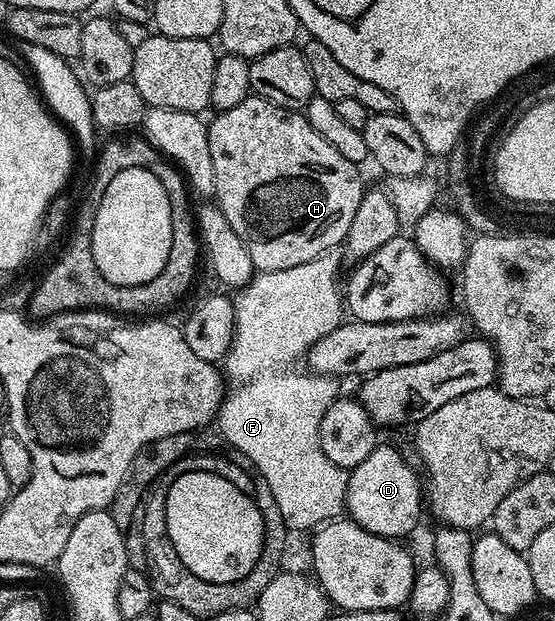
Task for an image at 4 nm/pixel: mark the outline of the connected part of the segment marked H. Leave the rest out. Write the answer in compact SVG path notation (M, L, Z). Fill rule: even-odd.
M247 97L216 117L208 123L211 164L215 164L215 198L231 228L251 252L254 267L261 272L295 268L295 264L318 258L324 250L340 247L349 234L351 220L355 220L363 193L358 163L343 160L311 128L304 113L284 110L266 98Z

